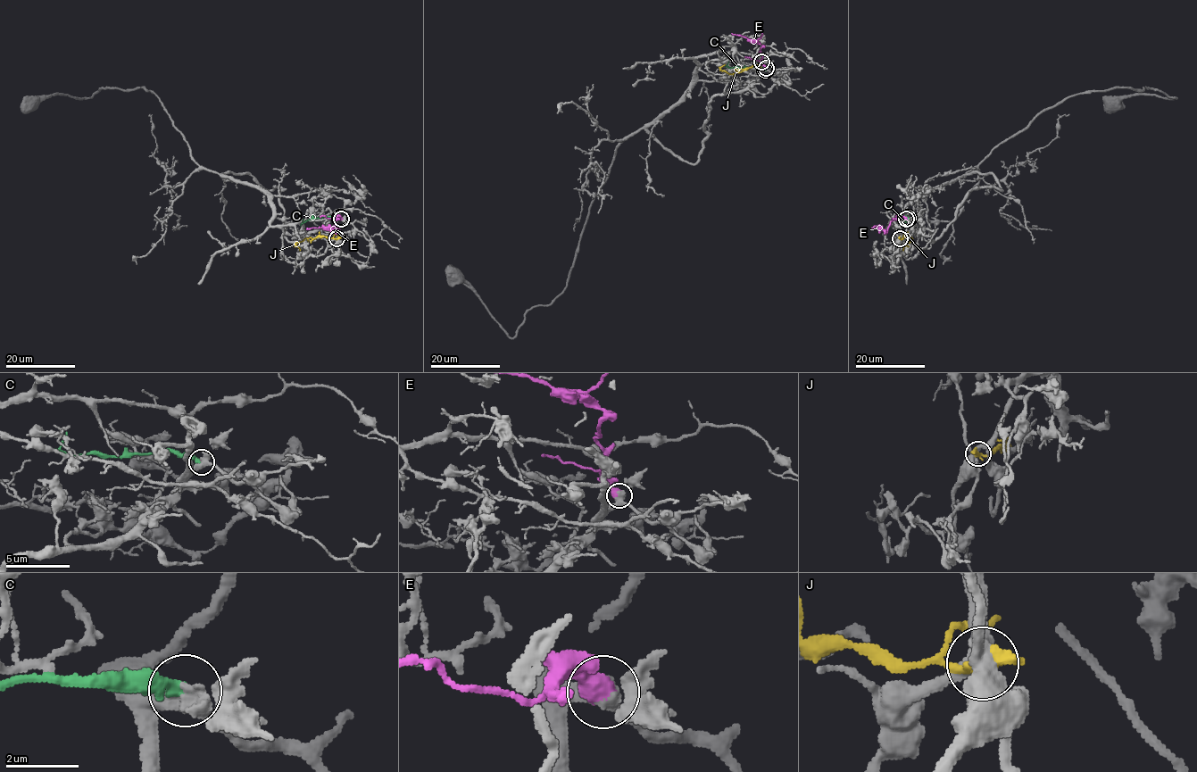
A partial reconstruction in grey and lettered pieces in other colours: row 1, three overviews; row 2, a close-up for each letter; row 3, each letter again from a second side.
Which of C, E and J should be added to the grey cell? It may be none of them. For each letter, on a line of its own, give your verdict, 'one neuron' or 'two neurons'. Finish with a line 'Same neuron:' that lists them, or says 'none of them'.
C: two neurons
E: one neuron
J: two neurons
Same neuron: E

